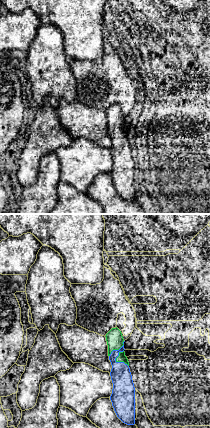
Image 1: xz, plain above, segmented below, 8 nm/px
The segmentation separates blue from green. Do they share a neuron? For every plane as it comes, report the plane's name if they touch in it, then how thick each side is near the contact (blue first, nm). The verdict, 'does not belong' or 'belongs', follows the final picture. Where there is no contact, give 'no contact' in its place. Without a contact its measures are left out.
meets blue in xz; 170 nm thick on the blue side, 60 nm on the other

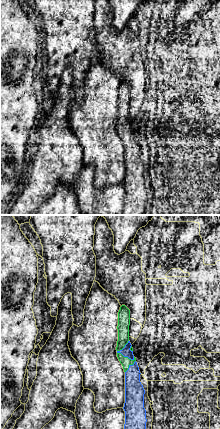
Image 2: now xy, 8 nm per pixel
meets blue in xy; 80 nm thick on the blue side, 80 nm on the other

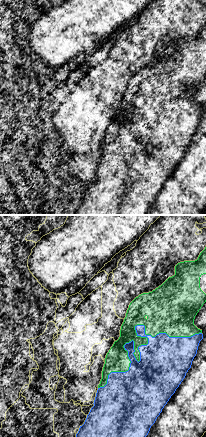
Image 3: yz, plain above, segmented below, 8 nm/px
meets blue in yz; 400 nm thick on the blue side, 190 nm on the other

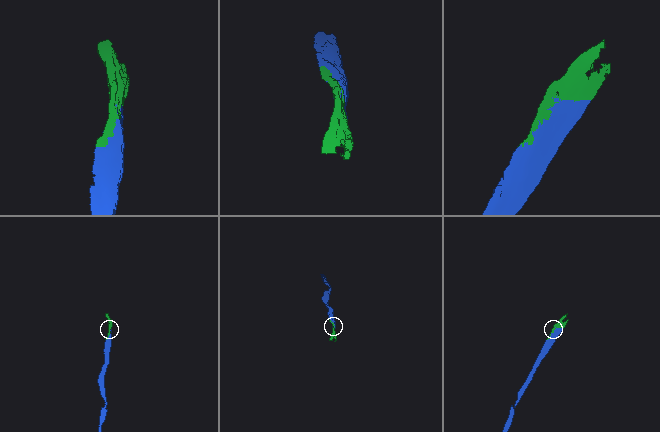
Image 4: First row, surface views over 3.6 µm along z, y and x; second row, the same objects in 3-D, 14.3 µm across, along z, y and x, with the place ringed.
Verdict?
belongs

